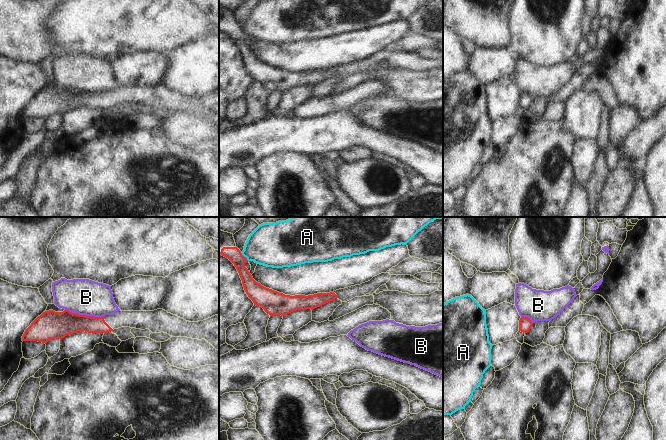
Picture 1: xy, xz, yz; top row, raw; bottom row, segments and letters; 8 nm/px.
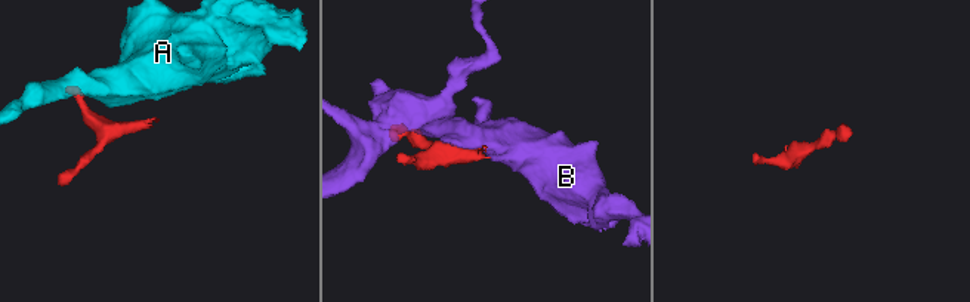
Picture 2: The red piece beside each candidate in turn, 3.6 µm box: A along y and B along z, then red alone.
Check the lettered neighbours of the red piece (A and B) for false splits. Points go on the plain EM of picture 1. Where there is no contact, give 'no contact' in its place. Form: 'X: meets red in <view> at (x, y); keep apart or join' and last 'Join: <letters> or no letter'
A: meets red in xz at (245, 33); keep apart
B: meets red in xy at (84, 91); keep apart
Join: no letter

